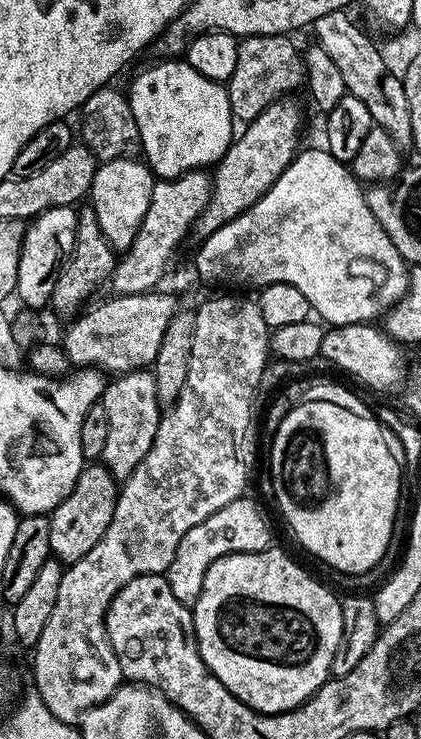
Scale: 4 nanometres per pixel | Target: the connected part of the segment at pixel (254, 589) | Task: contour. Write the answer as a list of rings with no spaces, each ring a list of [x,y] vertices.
[[[270,546],[261,552],[239,552],[238,554],[226,554],[218,558],[206,570],[206,578],[202,578],[202,590],[198,594],[195,605],[192,608],[192,625],[196,627],[196,641],[200,647],[202,658],[206,662],[208,671],[212,672],[247,708],[253,708],[256,712],[265,712],[272,716],[275,712],[288,712],[291,708],[298,708],[305,704],[316,691],[332,676],[332,663],[334,654],[342,642],[342,610],[340,609],[341,597],[335,596],[324,584],[319,584],[304,568],[299,568],[284,552],[279,552],[276,546]]]

